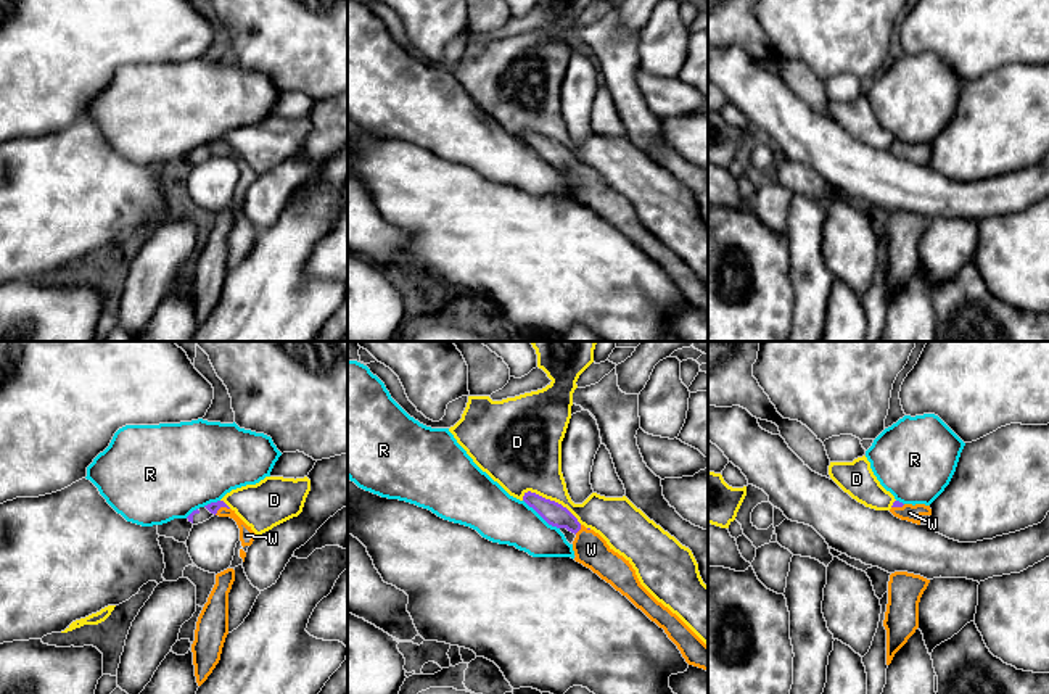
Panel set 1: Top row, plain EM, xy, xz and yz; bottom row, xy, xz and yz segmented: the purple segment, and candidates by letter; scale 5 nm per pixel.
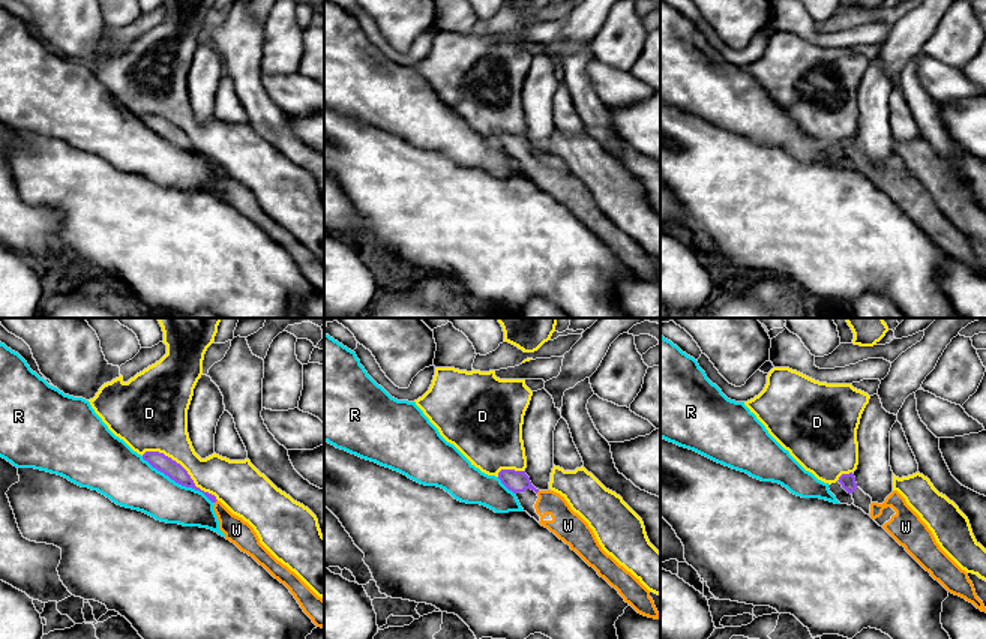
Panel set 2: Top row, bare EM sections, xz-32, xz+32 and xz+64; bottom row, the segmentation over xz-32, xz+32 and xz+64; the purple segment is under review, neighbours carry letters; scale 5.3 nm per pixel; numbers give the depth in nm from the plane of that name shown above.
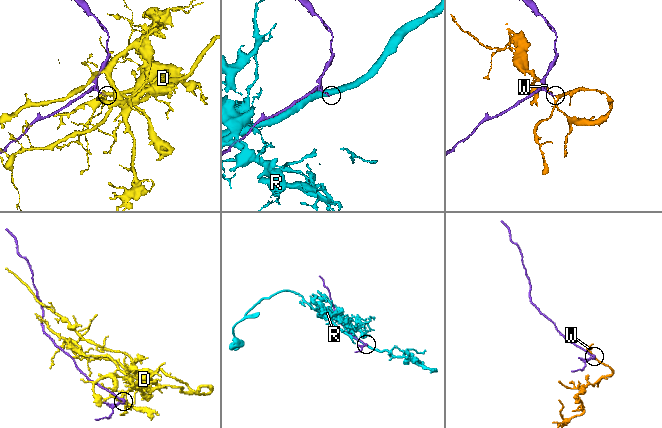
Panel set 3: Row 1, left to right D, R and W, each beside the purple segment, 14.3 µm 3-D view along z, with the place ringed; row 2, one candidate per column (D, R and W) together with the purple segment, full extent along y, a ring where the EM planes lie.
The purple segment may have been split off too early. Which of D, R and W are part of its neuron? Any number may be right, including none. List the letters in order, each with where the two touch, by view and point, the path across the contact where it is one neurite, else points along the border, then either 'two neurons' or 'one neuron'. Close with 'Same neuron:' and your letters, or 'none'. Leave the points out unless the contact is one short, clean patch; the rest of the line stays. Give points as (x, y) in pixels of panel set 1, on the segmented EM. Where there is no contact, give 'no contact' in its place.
D: contact xz (552, 501); two neurons
R: contact xz (541, 516); two neurons
W: contact xy (221, 506); way xy (213, 508), (221, 506), (240, 522), (246, 535); one neuron
Same neuron: W

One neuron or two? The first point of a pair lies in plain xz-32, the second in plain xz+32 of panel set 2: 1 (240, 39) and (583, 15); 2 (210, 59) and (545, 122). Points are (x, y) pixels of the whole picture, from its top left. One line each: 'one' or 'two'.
1: two
2: one

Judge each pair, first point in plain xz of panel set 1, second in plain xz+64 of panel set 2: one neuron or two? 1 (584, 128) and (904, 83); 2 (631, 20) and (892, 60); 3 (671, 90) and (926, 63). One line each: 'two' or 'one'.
1: two
2: one
3: one

